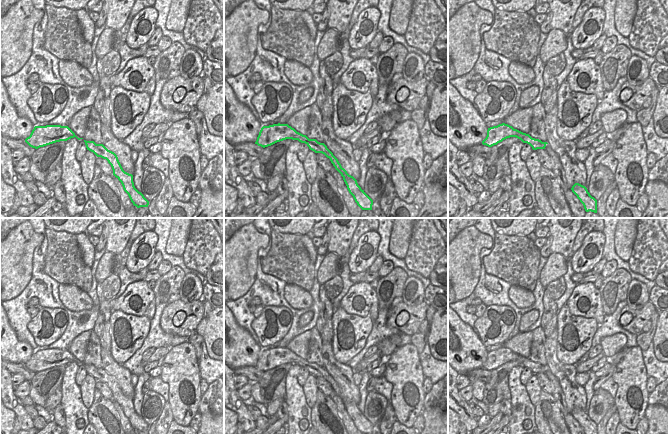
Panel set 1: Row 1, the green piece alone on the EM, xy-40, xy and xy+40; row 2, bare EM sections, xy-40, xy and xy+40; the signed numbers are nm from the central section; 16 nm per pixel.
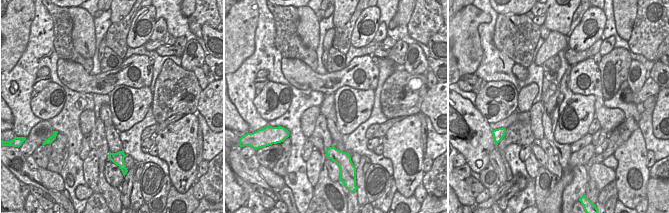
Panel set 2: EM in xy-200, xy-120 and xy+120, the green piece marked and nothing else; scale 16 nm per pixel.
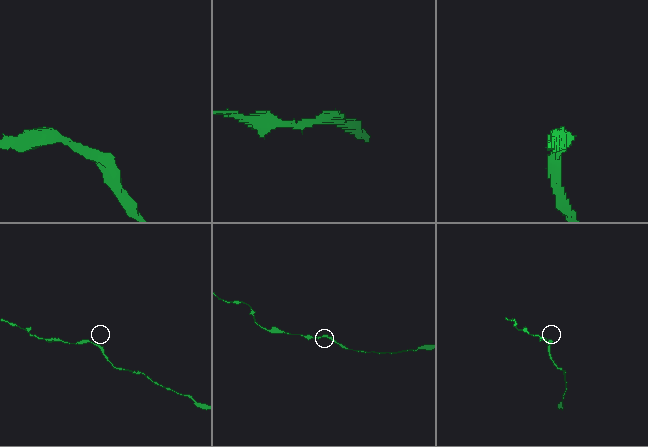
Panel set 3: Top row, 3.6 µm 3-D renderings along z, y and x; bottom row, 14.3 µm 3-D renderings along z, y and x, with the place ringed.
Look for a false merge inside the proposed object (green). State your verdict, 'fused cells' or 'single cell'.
single cell

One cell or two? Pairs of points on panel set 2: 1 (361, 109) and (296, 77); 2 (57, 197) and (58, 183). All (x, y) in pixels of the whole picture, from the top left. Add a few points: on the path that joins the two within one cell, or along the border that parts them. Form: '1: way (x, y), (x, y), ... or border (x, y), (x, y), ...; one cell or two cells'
1: border (357, 88), (342, 86), (333, 93); two cells
2: border (39, 176), (46, 186), (61, 192); two cells

